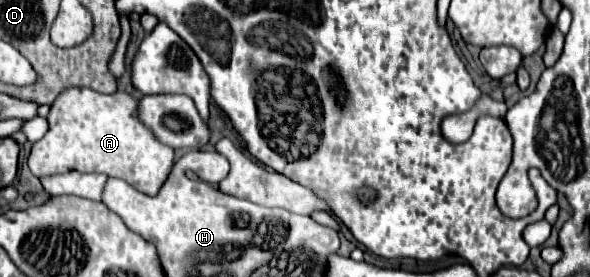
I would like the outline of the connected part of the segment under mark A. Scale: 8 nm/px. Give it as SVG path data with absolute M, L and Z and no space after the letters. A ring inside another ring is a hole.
M71 86L71 88L65 88L53 100L53 104L49 106L47 122L49 122L47 134L39 142L33 144L31 154L29 154L29 168L37 178L51 176L51 174L63 174L69 170L97 172L109 178L121 178L129 182L135 190L155 196L173 168L173 150L161 144L157 138L153 138L153 134L139 122L137 100L131 94L125 94L125 92L99 94L89 88Z

